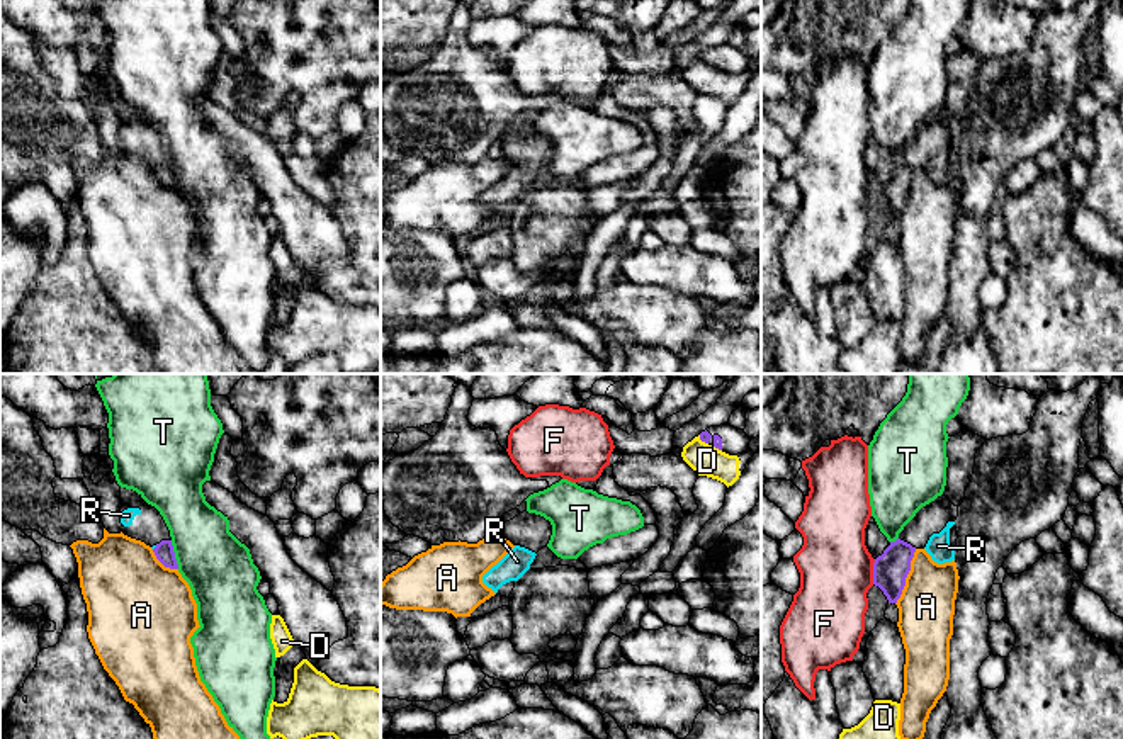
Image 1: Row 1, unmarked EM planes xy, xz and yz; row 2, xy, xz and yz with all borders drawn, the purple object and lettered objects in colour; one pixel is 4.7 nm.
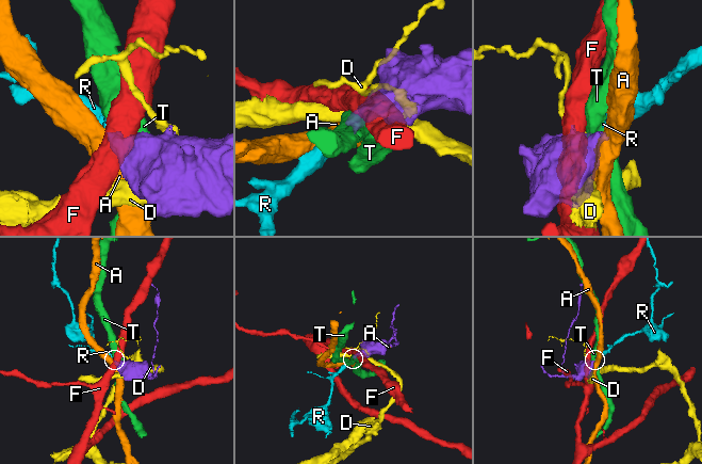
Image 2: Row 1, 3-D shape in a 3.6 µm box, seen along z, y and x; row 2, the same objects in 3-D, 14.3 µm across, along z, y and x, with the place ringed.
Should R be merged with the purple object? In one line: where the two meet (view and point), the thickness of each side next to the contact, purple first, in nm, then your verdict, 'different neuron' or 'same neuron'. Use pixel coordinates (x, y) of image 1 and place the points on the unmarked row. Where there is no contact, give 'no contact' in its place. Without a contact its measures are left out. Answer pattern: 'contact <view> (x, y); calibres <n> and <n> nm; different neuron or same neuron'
contact xy (155, 167); calibres 90 and 20 nm; same neuron

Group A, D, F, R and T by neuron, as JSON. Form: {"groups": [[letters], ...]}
{"groups": [["A"], ["D"], ["F"], ["R"], ["T"]]}

